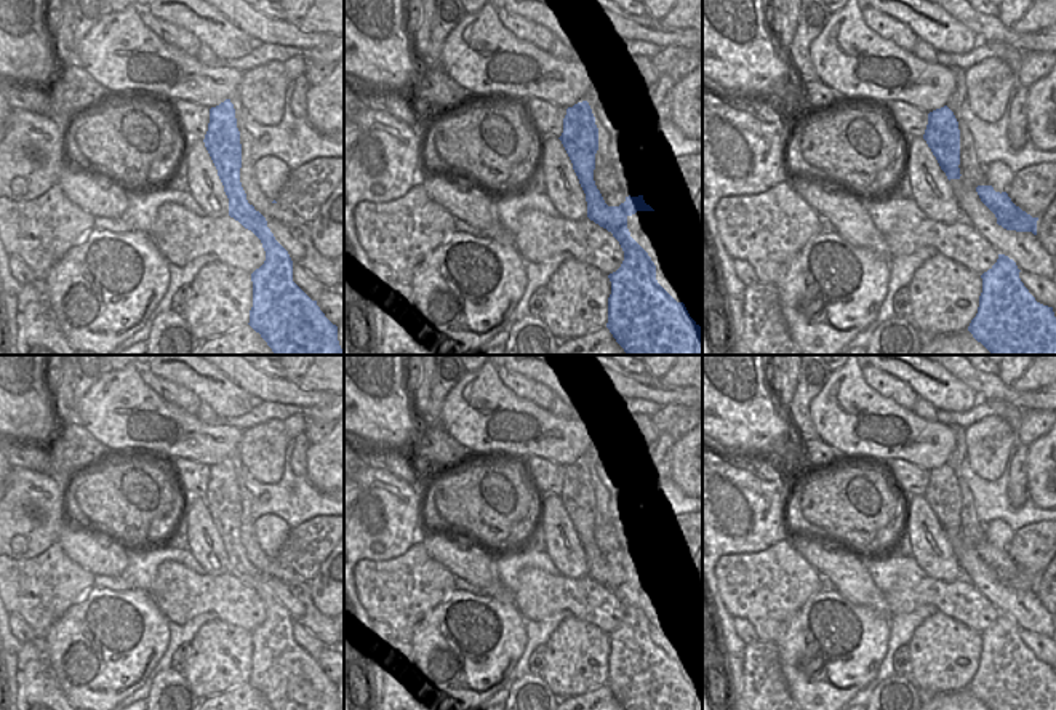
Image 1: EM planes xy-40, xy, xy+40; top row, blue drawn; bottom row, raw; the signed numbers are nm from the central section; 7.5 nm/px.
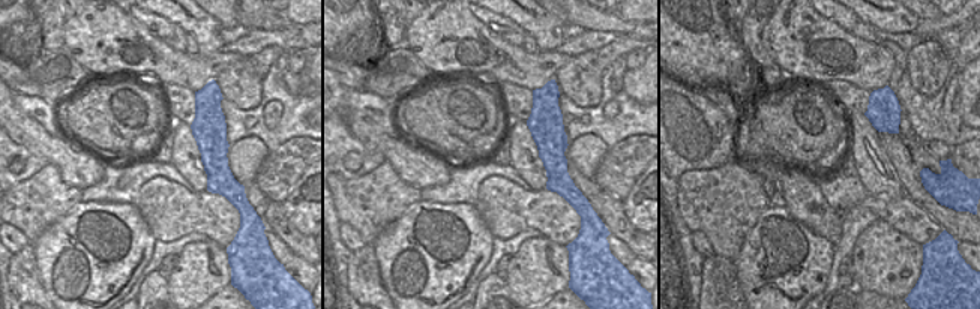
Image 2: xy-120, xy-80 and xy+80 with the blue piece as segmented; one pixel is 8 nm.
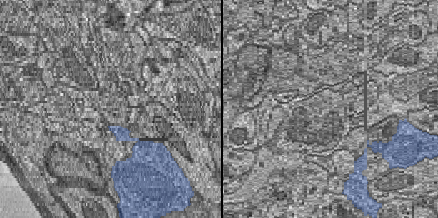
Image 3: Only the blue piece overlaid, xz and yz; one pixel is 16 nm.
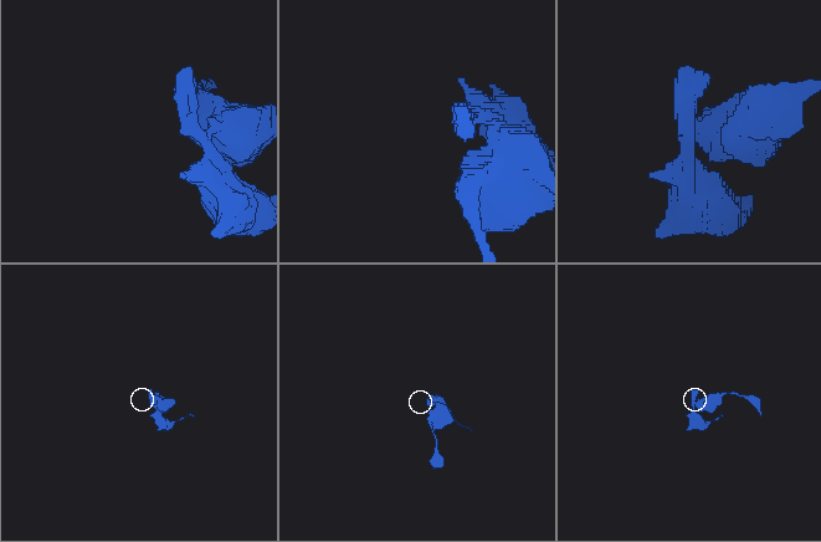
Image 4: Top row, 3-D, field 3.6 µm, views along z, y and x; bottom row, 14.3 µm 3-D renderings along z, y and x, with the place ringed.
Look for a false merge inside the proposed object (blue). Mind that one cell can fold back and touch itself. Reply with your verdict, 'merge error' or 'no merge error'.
merge error

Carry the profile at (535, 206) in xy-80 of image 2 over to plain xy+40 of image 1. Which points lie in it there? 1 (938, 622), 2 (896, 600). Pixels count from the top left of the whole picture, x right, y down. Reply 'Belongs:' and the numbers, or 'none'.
Belongs: 2

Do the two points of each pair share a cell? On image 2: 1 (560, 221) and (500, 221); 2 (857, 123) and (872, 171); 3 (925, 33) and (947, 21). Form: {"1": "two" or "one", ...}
{"1": "one", "2": "one", "3": "one"}

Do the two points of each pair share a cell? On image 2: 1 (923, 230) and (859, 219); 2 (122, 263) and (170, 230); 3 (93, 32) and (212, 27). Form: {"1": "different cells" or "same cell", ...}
{"1": "different cells", "2": "different cells", "3": "different cells"}

